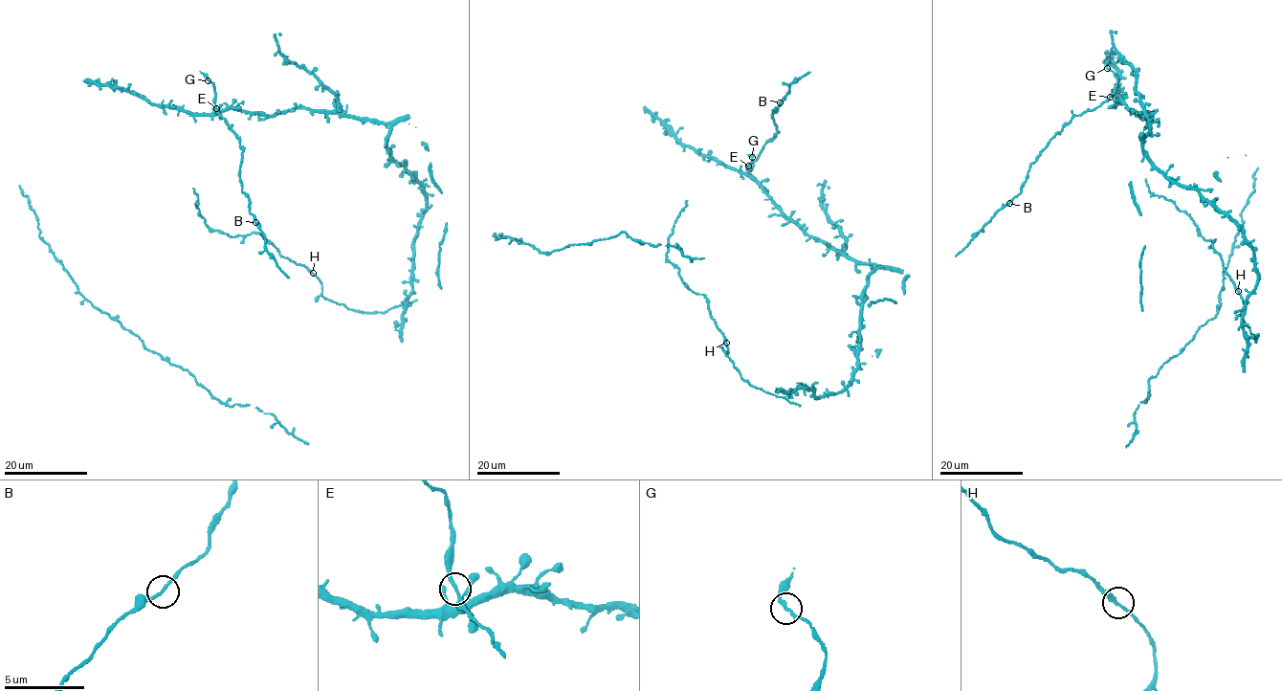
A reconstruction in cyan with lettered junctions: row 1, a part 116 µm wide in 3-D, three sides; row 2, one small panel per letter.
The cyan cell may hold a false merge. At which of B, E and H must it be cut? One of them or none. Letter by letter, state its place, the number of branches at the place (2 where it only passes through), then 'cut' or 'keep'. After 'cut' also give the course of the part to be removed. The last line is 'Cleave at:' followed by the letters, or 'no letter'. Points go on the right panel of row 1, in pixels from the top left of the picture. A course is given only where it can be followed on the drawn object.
B: at (1009, 203); 2 branches meet; keep
E: at (1110, 97); 2 branches meet; keep
H: at (1238, 291); 2 branches meet; keep
Cleave at: no letter

